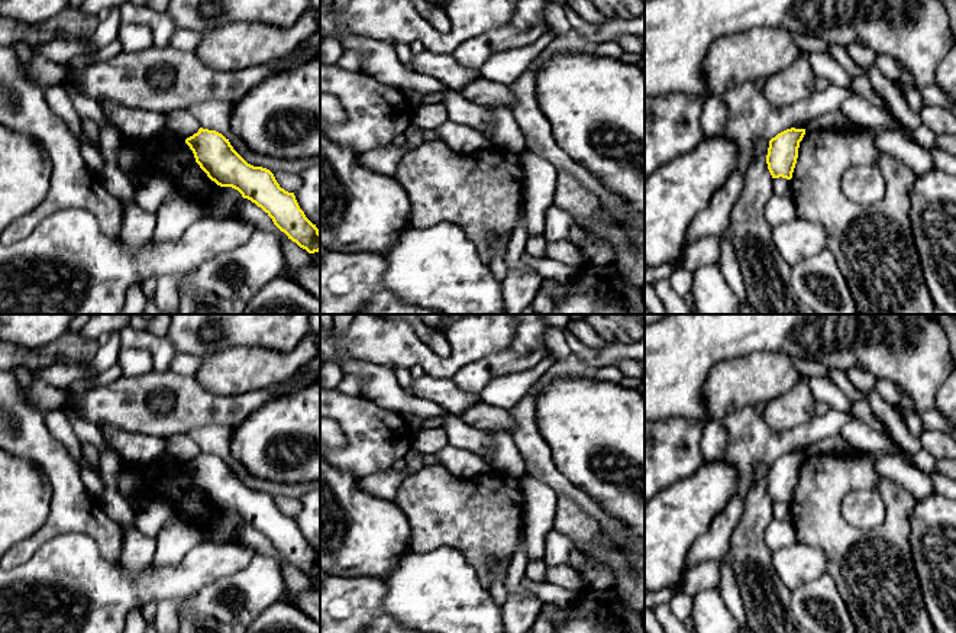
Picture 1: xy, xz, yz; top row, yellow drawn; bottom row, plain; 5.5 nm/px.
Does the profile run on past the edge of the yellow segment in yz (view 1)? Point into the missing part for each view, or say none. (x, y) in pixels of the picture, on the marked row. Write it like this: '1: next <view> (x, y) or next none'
1: next none

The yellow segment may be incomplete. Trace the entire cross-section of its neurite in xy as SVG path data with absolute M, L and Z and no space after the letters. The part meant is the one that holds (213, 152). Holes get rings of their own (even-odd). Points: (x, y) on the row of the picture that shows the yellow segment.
M200 127L185 139L196 162L220 187L238 190L261 207L284 232L309 253L320 251L320 232L300 209L294 193L280 187L274 174L248 164L222 133Z

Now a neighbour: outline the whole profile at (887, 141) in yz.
M839 110L814 119L805 126L805 130L824 129L869 129L875 135L875 145L907 164L917 175L924 175L936 168L930 154L900 132L884 127L865 127L844 117Z

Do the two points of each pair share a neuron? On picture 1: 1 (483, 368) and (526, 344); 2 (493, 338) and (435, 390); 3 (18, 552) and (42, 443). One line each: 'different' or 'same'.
1: same
2: different
3: same

